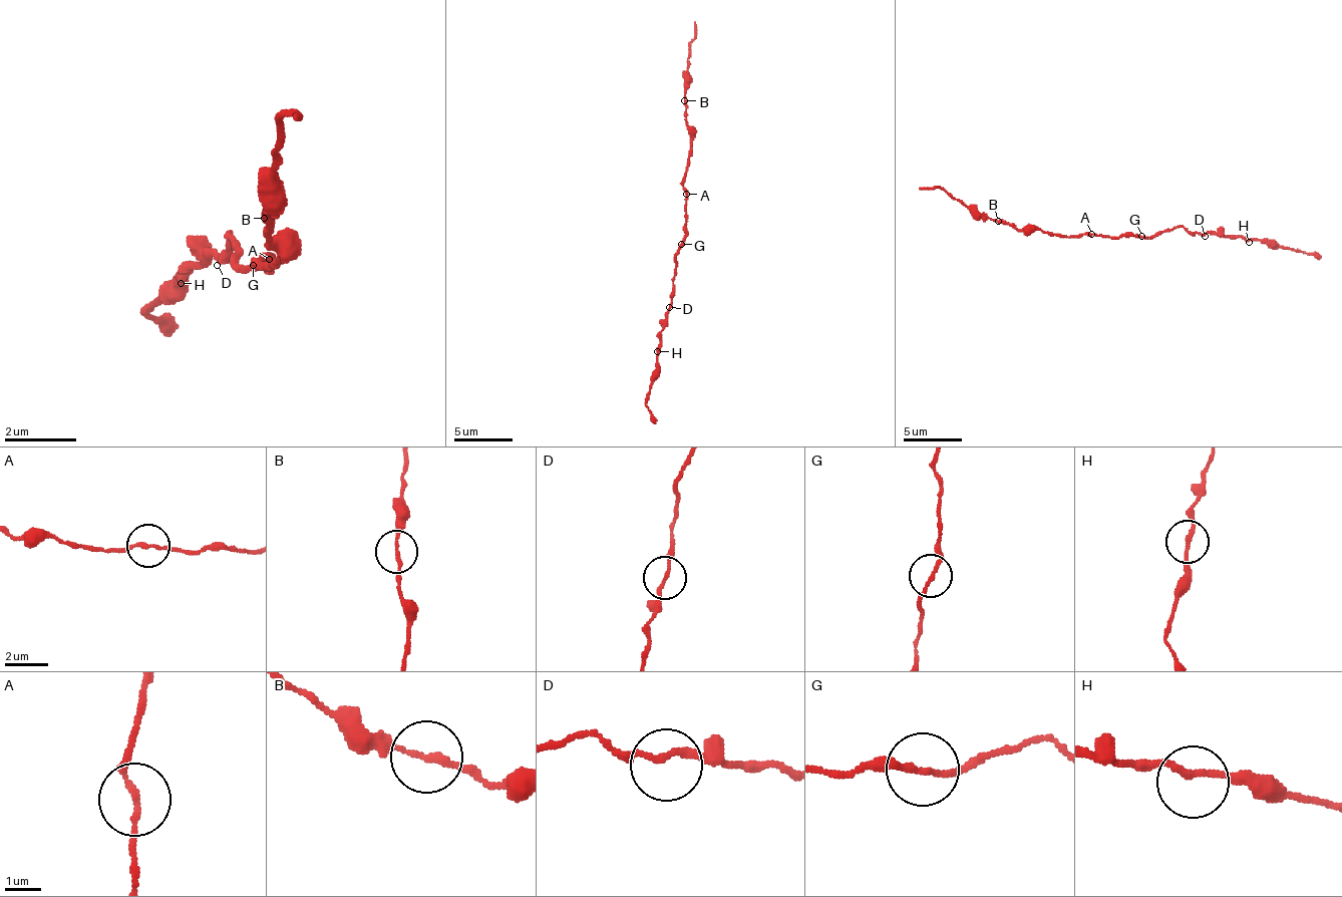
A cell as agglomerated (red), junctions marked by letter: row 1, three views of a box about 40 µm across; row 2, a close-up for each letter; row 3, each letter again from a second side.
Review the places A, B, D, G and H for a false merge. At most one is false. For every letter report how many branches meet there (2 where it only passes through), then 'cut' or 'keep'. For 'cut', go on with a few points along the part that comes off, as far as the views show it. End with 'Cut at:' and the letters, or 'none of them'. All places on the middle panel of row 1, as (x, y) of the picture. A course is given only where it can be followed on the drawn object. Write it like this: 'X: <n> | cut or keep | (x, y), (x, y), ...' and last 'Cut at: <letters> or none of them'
A: 2 | keep
B: 2 | cut | (684, 100), (684, 80), (695, 22)
D: 2 | keep
G: 2 | keep
H: 2 | keep
Cut at: B

